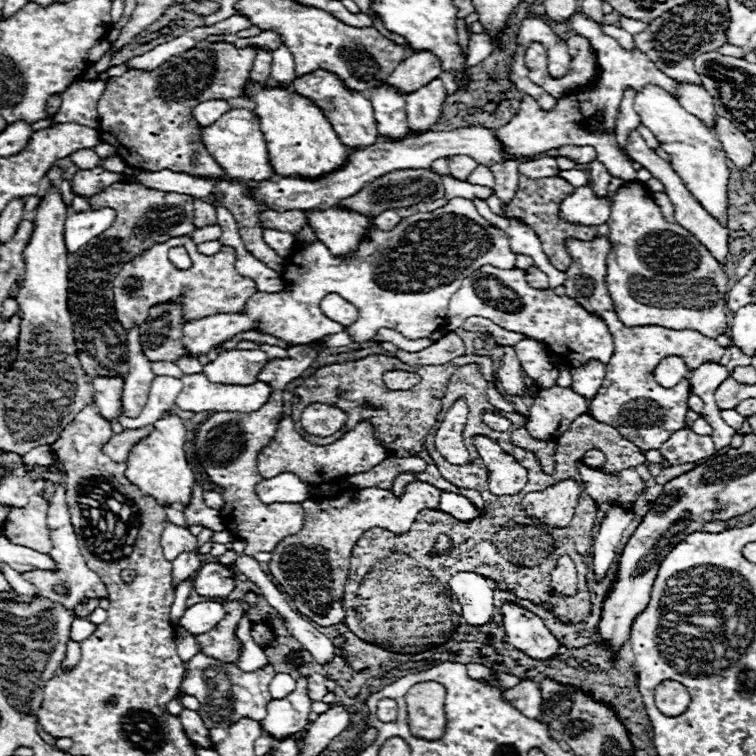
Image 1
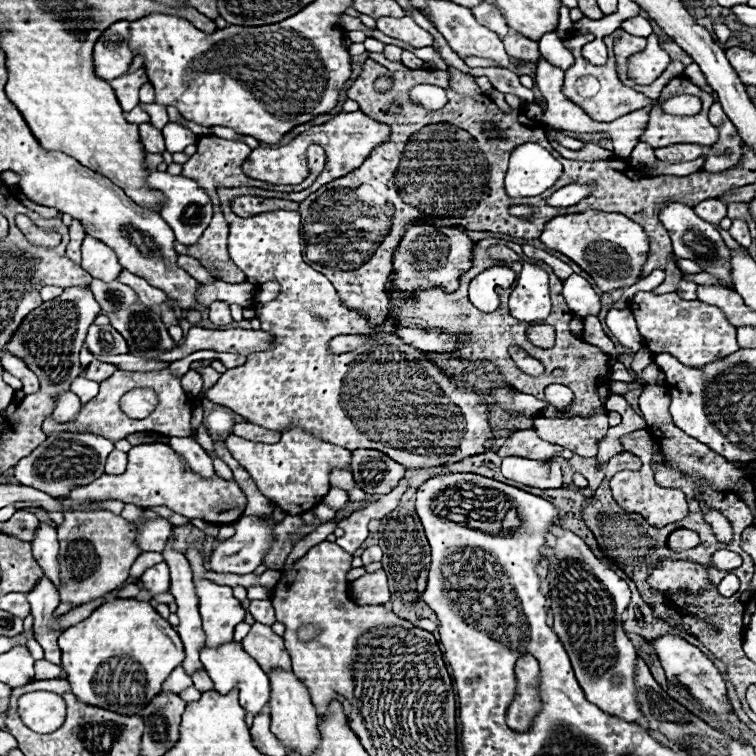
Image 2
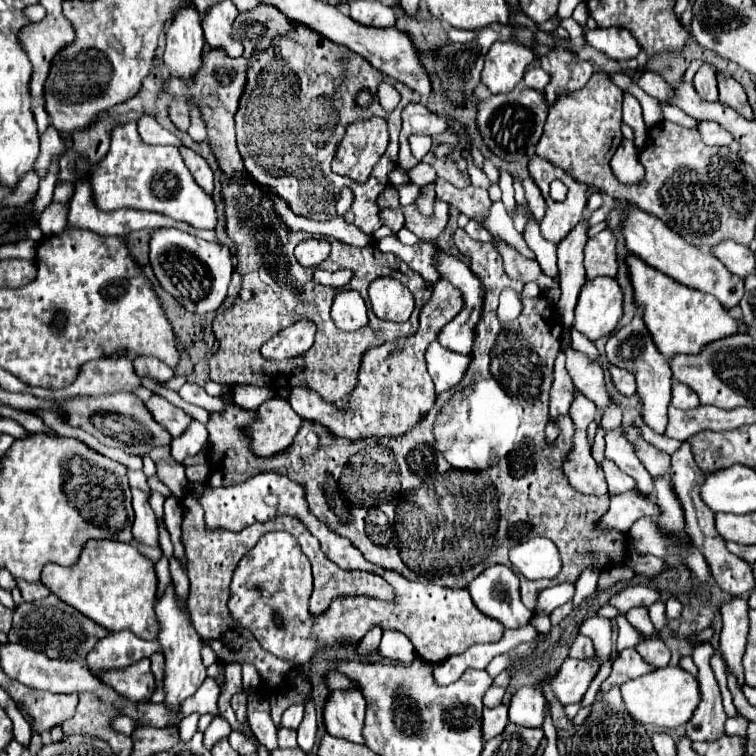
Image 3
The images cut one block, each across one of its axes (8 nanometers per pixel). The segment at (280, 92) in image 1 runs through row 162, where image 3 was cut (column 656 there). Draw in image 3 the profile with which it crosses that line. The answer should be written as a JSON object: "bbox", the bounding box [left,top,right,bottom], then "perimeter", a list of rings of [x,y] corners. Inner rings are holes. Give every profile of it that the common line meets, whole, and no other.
{"bbox":[628,256,738,360],"perimeter":[[[628,256],[628,266],[636,302],[644,308],[646,328],[650,330],[660,354],[664,354],[668,360],[678,354],[698,354],[702,346],[716,342],[718,338],[738,334],[738,320],[732,318],[714,296],[692,290],[672,278],[666,278],[666,274],[650,268],[638,256]]]}

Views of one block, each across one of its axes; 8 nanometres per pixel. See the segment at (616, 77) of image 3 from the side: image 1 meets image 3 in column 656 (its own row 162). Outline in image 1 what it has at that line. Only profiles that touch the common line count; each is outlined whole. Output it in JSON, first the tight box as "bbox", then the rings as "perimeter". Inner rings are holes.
{"bbox":[99,156,127,173],"perimeter":[[[111,156],[106,159],[100,159],[99,166],[106,168],[112,172],[122,173],[127,167],[127,164],[119,156]]]}

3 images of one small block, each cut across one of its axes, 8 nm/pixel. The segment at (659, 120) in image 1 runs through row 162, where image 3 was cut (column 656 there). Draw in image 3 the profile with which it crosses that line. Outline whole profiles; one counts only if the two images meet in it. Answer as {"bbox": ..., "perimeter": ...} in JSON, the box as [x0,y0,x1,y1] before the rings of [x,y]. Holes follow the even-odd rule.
{"bbox":[620,666,700,730],"perimeter":[[[666,666],[660,670],[652,670],[640,678],[628,680],[626,684],[622,684],[620,690],[626,702],[626,710],[632,714],[634,720],[642,724],[652,724],[658,728],[668,728],[668,730],[674,730],[690,722],[700,702],[698,680],[686,670],[682,670],[680,666]]]}

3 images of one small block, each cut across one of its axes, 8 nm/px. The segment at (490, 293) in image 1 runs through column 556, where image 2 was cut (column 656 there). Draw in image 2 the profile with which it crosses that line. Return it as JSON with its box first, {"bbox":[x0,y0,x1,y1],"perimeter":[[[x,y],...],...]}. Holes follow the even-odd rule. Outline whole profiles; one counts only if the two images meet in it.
{"bbox":[630,292,738,368],"perimeter":[[[638,292],[630,308],[634,312],[638,330],[652,354],[670,352],[676,360],[690,368],[702,368],[708,362],[726,358],[738,350],[736,328],[716,306],[698,300],[682,300],[674,292],[660,296],[652,292]]]}

